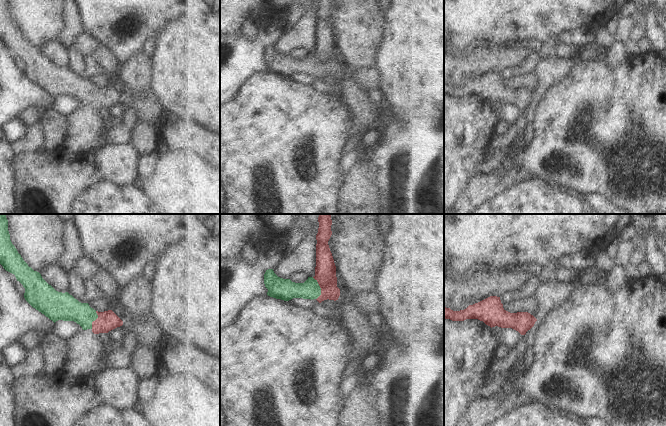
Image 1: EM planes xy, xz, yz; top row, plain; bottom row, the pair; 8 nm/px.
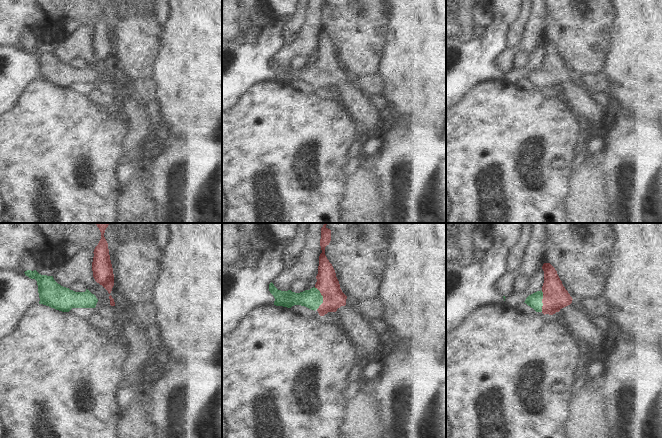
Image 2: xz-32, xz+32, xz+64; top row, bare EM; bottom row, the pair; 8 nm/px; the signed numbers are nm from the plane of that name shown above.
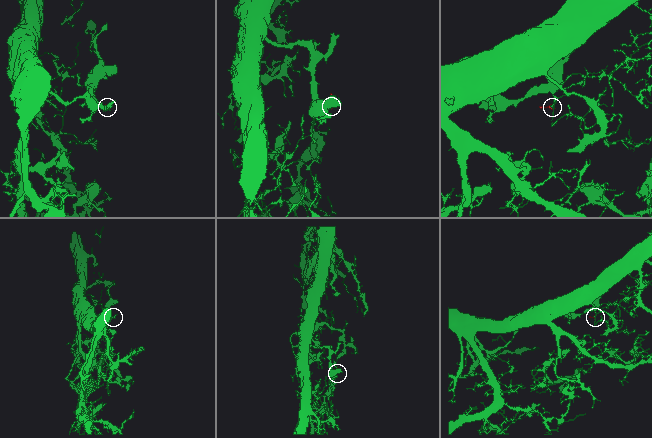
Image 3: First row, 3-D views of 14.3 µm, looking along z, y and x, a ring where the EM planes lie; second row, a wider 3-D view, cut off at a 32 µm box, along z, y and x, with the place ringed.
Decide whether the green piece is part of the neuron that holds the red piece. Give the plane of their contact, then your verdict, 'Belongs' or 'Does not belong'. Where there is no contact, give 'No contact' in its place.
Touches red in xz. Belongs.

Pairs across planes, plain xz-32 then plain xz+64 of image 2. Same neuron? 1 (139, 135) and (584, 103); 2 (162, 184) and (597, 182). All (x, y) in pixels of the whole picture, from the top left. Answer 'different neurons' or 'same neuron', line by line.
1: same neuron
2: different neurons

